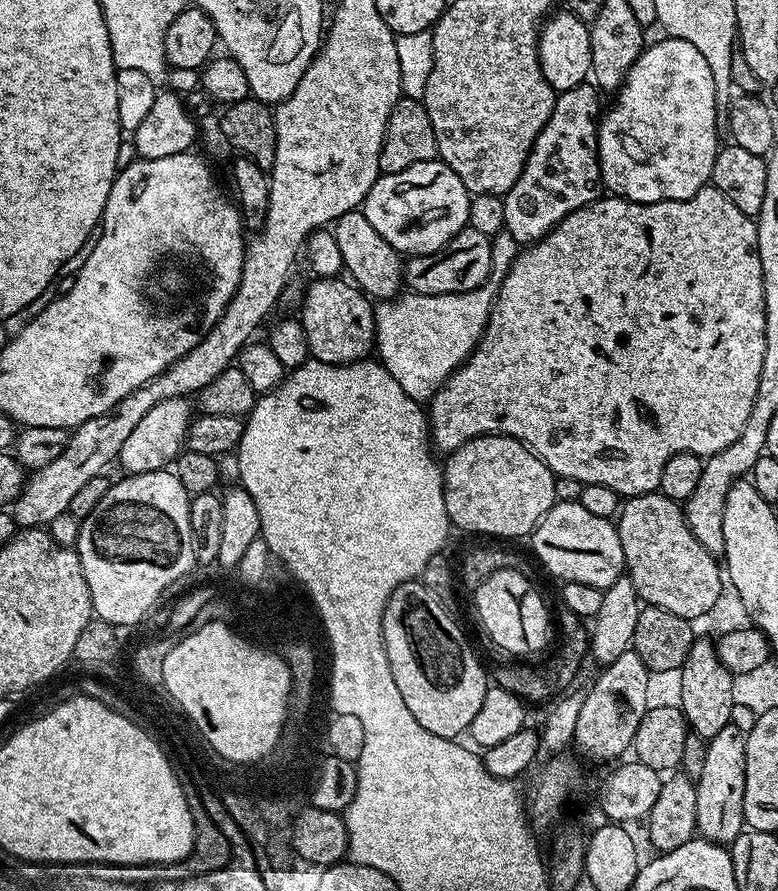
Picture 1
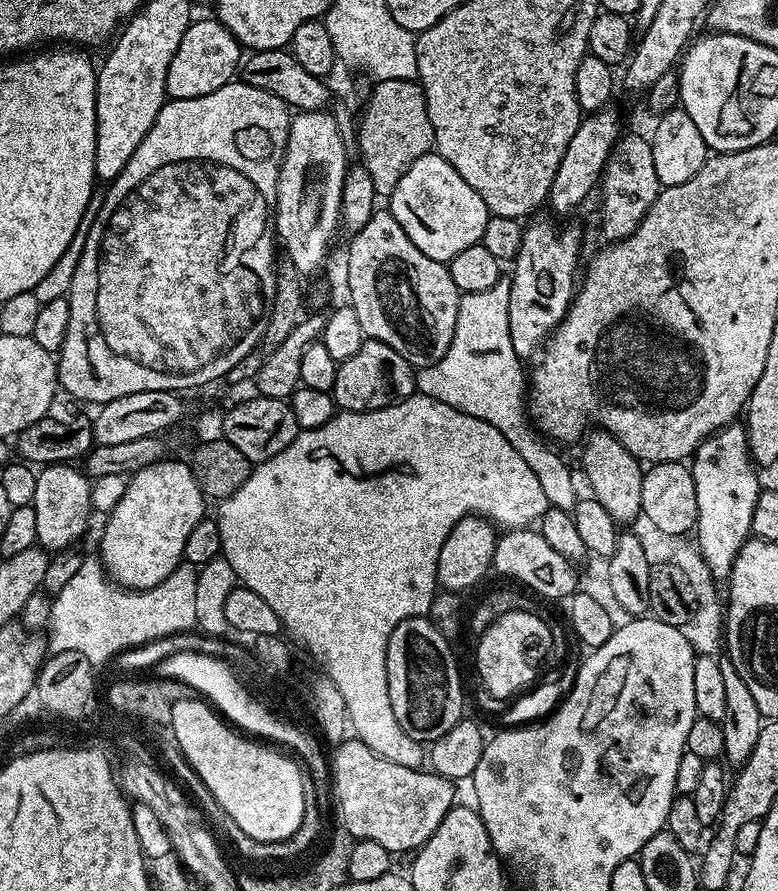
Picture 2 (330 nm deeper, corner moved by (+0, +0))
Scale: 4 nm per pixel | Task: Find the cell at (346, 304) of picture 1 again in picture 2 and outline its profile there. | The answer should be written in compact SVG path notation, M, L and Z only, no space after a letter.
M365 339L364 344L351 358L339 361L332 387L332 401L341 412L369 412L406 399L416 392L416 372L411 364L390 350L386 342Z

